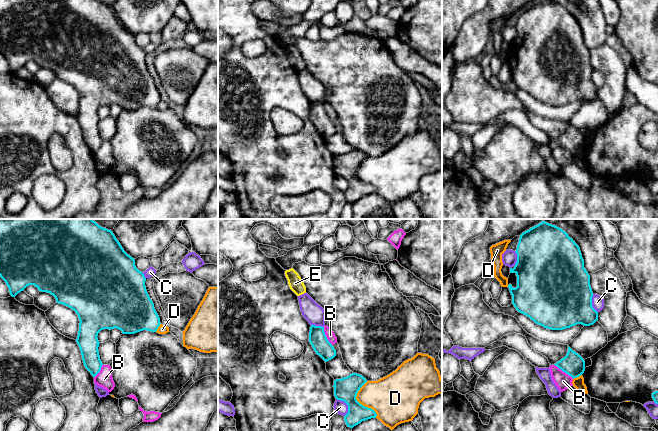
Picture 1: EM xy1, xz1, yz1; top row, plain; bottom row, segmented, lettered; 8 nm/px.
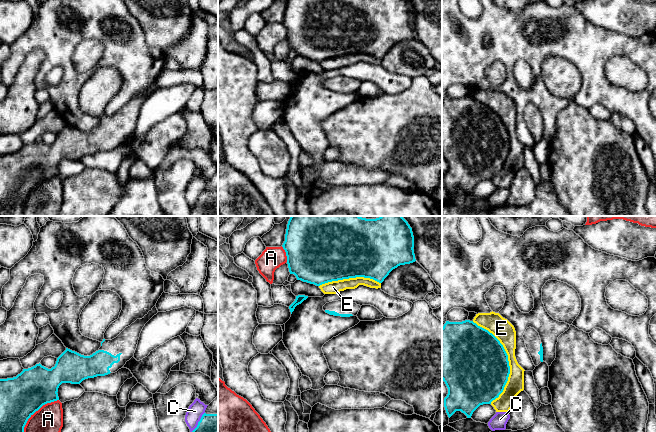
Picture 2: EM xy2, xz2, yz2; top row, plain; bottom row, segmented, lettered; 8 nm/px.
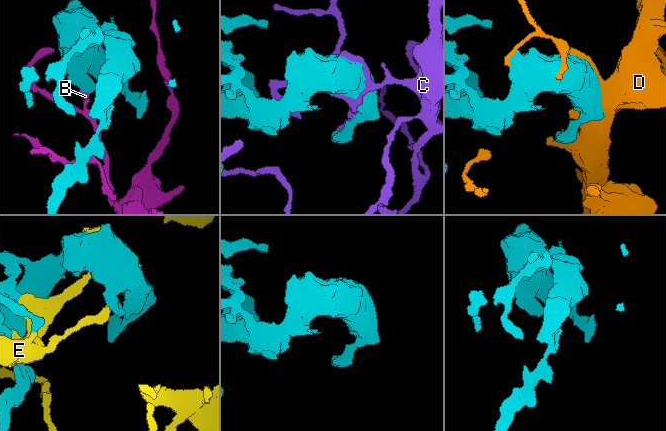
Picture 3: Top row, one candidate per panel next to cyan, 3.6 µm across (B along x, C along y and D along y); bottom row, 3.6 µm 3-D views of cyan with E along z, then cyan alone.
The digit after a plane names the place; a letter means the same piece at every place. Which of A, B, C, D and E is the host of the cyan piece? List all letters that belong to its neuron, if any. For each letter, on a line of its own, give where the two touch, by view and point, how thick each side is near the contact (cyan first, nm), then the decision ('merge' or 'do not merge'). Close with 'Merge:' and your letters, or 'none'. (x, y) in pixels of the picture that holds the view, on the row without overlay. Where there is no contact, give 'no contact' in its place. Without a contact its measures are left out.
A: xy2 (33, 189) | 340/280 nm | do not merge
B: yz1 (564, 147) | 180/140 nm | do not merge
C: xz1 (347, 180) | 190/110 nm | do not merge
D: xz1 (358, 178) | 190/320 nm | do not merge
E: yz2 (507, 135) | 500/170 nm | do not merge
Merge: none

